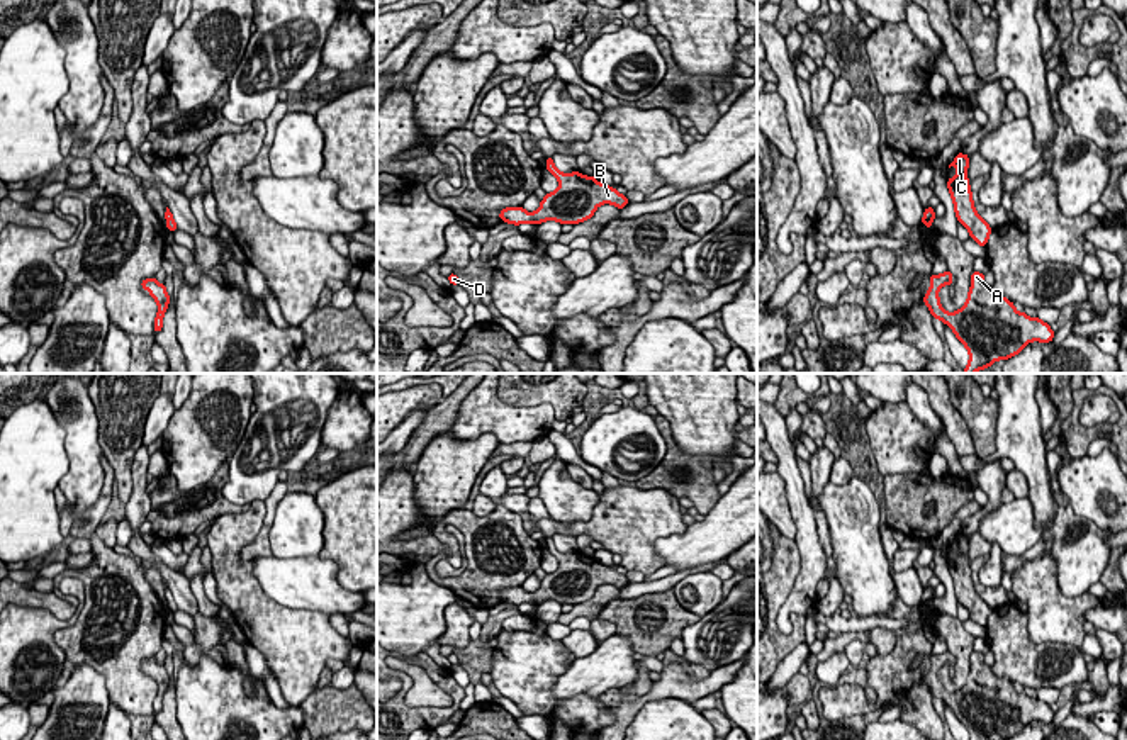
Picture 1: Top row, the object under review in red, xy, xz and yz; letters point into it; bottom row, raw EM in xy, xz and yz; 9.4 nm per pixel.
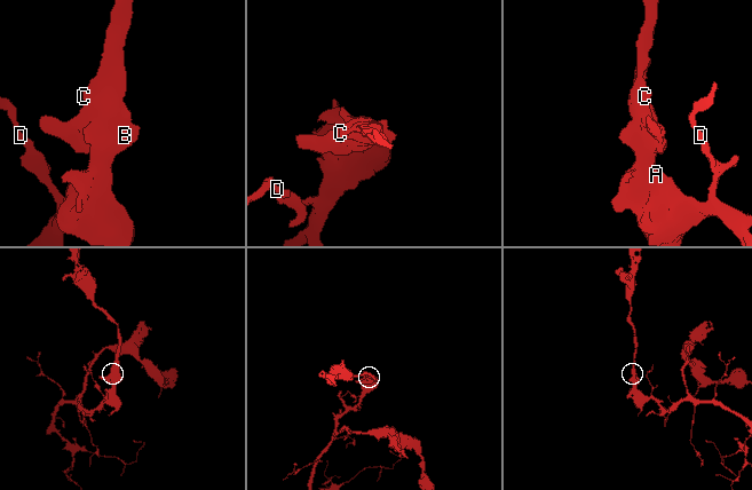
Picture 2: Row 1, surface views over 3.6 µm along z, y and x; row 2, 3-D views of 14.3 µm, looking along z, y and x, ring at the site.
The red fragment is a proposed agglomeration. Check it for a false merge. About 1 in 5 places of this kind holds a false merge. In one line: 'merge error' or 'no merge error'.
no merge error

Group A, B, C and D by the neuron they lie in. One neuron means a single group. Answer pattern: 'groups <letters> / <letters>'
groups A B C D

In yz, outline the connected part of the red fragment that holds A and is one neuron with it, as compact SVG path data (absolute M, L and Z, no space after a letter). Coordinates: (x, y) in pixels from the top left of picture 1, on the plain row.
M952 653L930 655L930 669L923 677L932 698L949 704L966 726L969 740L1008 740L1032 721L1051 723L1054 711L1039 698L1018 692L1006 677L996 677L984 664L984 653L971 653L966 684L947 692L940 686L939 669L952 665Z

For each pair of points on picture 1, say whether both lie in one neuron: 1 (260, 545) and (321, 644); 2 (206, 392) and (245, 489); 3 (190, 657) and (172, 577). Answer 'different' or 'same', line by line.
1: different
2: different
3: same

